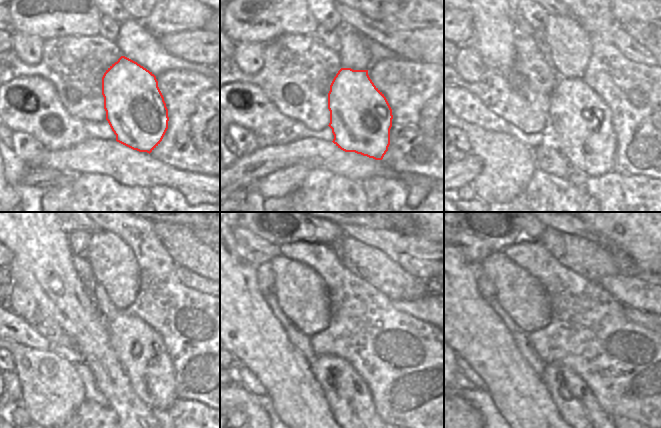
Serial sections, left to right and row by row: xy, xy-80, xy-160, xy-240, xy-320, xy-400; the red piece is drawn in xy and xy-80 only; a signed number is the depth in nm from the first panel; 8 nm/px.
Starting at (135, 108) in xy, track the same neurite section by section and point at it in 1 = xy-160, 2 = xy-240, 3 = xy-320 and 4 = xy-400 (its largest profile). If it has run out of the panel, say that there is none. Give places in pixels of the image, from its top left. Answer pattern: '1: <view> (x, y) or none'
1: xy-160 (582, 121)
2: xy-240 (140, 349)
3: xy-320 (349, 393)
4: xy-400 (573, 394)

